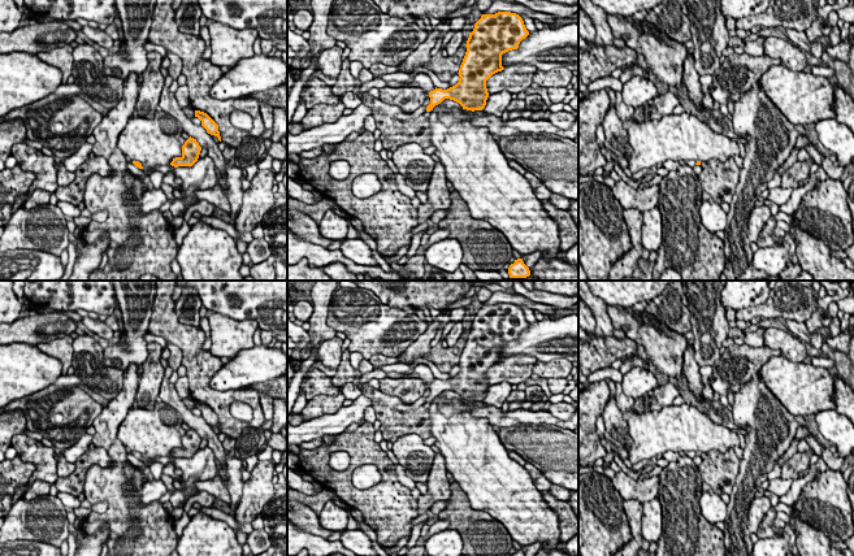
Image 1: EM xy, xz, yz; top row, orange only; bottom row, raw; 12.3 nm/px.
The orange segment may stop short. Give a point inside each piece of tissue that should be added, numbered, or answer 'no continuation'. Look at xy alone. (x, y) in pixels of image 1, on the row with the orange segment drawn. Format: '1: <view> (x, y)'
no continuation

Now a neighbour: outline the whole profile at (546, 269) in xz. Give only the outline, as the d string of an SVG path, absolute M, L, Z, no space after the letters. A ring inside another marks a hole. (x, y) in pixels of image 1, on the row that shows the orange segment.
M541 257L529 270L538 281L578 281L578 266L558 257Z

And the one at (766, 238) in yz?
M771 216L764 227L762 229L757 244L759 247L773 247L776 244L773 239L773 229L776 227L776 218Z

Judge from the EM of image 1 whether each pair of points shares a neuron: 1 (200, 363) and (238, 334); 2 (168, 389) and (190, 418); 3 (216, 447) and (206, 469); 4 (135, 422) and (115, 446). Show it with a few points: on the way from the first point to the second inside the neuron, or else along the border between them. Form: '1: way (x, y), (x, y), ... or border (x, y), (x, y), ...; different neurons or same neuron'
1: border (209, 350), (220, 359); different neurons
2: way (170, 396), (183, 411); same neuron
3: border (207, 446), (216, 457); different neurons
4: border (129, 411), (117, 433), (117, 438), (125, 447); different neurons

